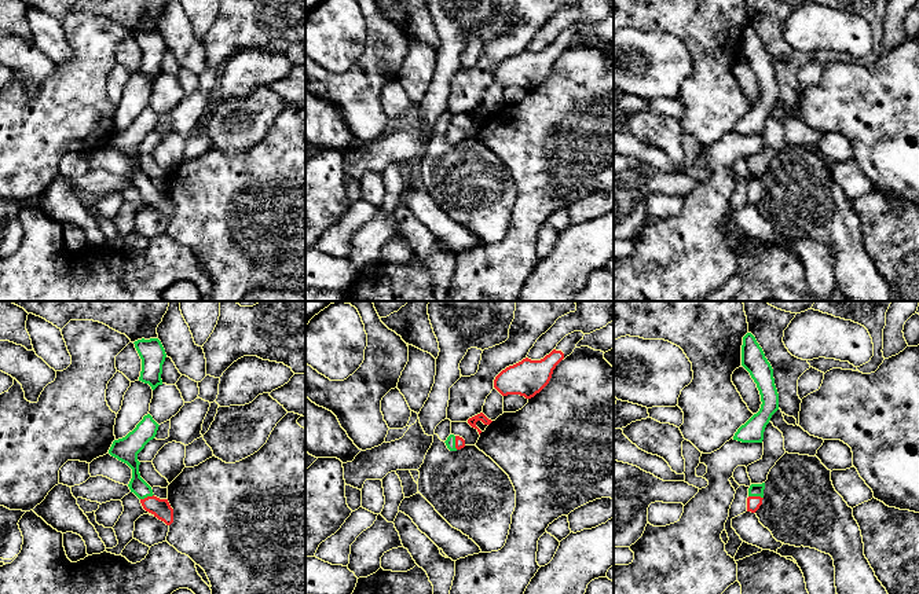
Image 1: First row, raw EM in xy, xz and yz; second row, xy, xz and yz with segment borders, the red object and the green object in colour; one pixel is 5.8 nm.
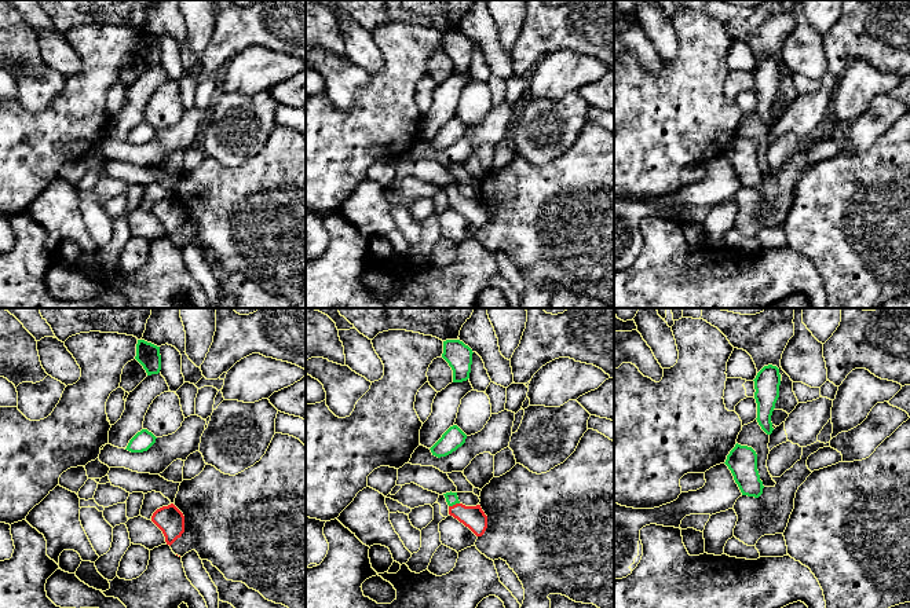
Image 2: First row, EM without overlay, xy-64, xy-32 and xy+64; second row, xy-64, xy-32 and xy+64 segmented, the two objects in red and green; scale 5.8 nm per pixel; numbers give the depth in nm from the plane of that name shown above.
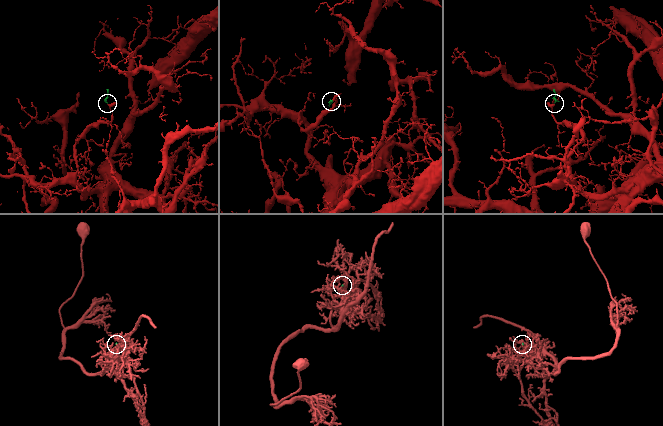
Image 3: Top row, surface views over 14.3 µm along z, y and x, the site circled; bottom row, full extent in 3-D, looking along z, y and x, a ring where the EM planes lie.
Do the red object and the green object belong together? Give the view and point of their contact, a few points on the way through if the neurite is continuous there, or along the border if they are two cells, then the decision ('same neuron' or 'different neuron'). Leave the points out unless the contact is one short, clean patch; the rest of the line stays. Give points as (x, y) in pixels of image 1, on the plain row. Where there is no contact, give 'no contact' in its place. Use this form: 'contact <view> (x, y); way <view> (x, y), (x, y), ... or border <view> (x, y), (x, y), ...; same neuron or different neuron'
contact yz (755, 189); way yz (753, 194), (755, 189), (755, 182); same neuron

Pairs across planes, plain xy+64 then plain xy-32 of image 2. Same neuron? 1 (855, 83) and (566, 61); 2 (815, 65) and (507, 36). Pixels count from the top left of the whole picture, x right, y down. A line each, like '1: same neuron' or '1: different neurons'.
1: same neuron
2: different neurons

